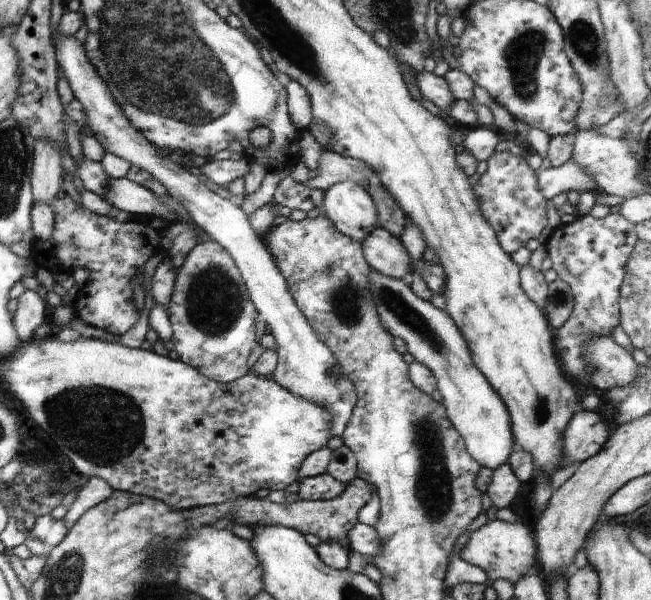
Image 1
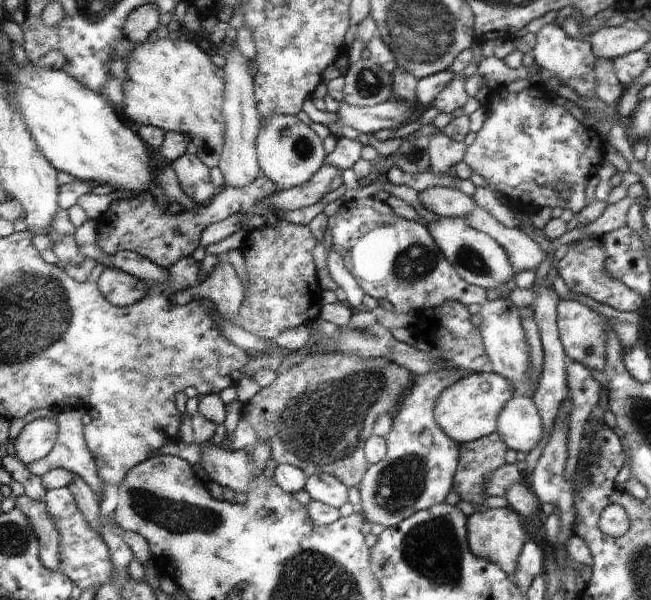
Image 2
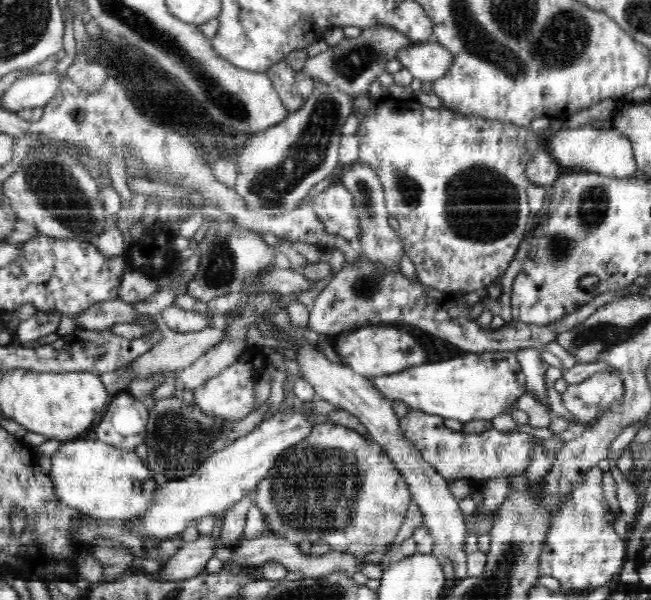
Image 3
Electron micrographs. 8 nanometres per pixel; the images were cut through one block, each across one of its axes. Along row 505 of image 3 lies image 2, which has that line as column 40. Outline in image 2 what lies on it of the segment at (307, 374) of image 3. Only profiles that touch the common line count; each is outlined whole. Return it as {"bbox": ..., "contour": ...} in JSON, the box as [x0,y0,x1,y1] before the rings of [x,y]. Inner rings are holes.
{"bbox":[14,418,59,465],"contour":[[[38,418],[26,423],[14,440],[16,457],[24,465],[37,463],[48,456],[59,438],[59,430],[54,419]]]}

